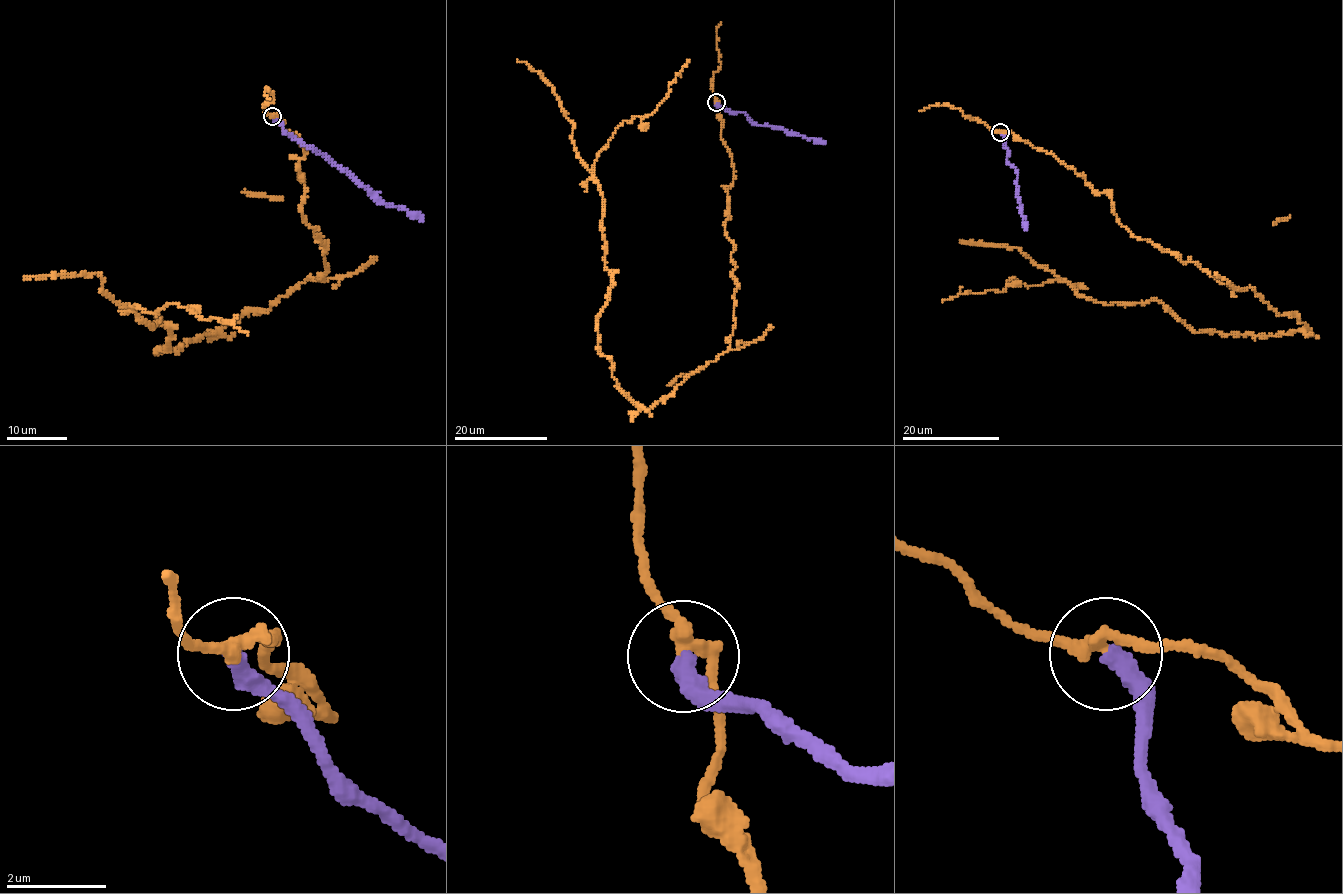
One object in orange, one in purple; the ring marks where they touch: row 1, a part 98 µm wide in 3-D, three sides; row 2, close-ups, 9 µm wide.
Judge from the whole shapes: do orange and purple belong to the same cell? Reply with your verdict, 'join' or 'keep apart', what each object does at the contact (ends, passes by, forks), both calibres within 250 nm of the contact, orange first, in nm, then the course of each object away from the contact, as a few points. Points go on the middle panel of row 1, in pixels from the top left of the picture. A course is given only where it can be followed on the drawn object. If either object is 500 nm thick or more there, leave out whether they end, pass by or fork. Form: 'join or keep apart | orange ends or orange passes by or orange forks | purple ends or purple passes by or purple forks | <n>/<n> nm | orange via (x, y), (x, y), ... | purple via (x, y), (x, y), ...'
keep apart | orange passes by | purple ends | 240/400 nm | orange via (716, 102), (734, 169), (734, 327), (718, 358), (641, 408), (601, 351), (612, 277), (592, 171), (688, 59) | purple via (716, 102), (731, 112), (744, 113), (757, 124), (779, 126), (825, 143)

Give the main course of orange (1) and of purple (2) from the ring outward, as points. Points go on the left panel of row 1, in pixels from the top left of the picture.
1: (273, 116), (304, 148), (323, 280), (166, 351), (133, 307), (247, 334)
2: (273, 116), (285, 130), (330, 159), (383, 202), (405, 207), (422, 222)

